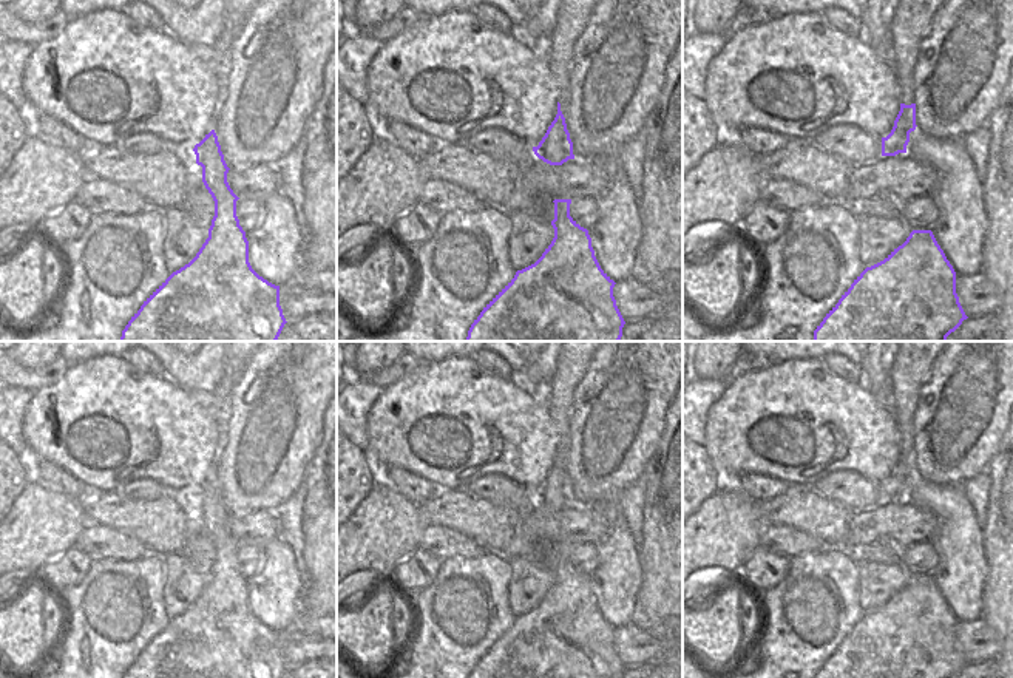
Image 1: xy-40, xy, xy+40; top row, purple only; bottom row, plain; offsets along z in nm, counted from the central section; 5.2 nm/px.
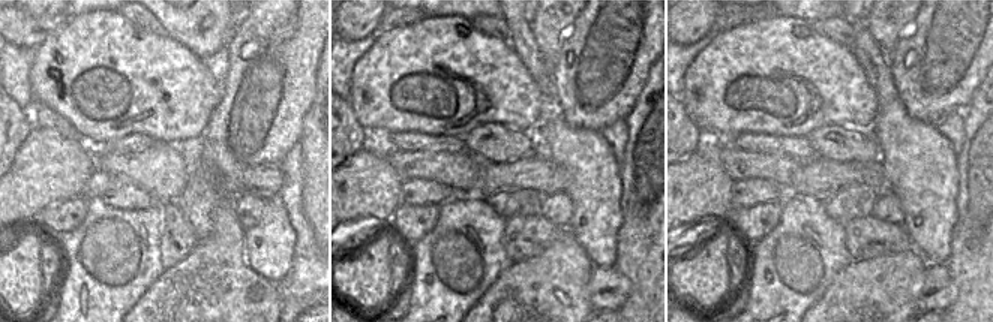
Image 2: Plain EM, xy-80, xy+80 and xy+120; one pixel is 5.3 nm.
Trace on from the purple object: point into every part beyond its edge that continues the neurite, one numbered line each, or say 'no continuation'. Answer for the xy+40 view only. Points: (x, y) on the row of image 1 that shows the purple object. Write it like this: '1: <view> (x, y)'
1: xy+40 (910, 23)

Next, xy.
1: xy (573, 14)

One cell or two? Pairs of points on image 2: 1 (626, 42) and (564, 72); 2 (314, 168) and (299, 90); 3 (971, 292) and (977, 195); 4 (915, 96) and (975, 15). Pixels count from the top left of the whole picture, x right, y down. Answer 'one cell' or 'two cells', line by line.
1: one cell
2: two cells
3: one cell
4: one cell

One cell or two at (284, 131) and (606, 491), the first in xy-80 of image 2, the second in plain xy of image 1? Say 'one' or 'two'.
one

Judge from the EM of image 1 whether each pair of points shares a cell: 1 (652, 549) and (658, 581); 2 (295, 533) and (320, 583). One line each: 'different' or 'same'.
1: same
2: different

